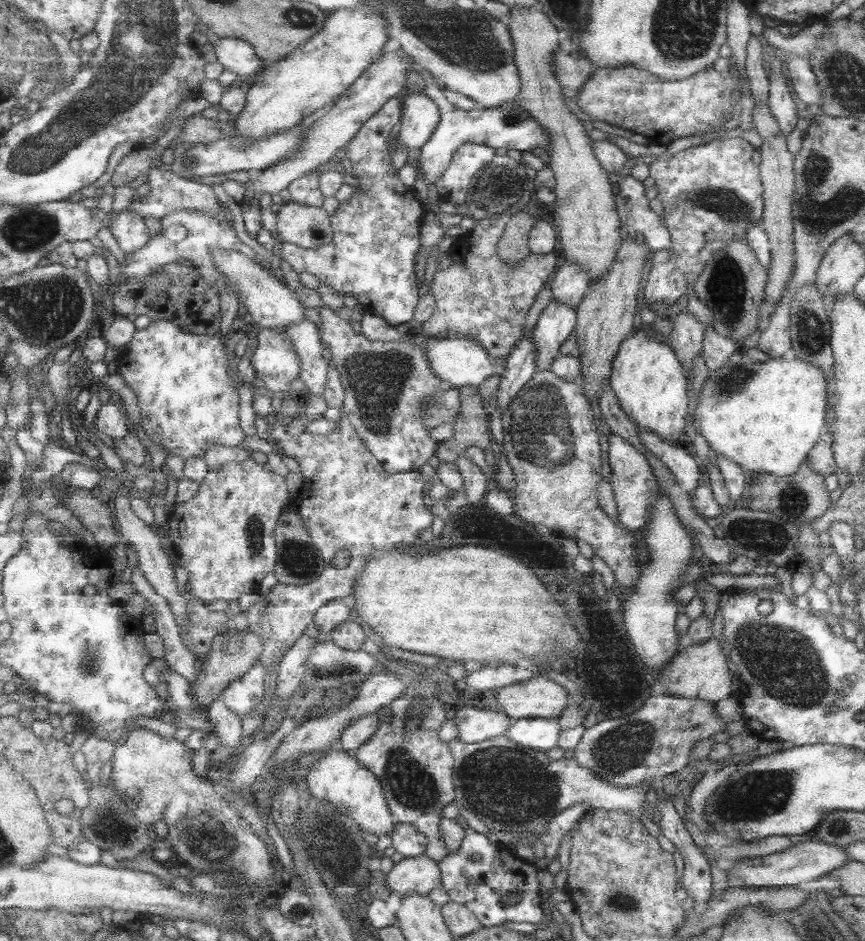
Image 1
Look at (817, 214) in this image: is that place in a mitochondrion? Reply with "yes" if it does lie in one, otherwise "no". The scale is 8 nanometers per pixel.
yes

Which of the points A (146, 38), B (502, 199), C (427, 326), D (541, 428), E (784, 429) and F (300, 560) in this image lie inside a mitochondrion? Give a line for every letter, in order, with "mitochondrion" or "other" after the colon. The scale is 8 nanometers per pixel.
A: mitochondrion
B: mitochondrion
C: other
D: mitochondrion
E: other
F: mitochondrion

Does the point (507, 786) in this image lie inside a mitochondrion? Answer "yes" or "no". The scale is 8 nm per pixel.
yes

